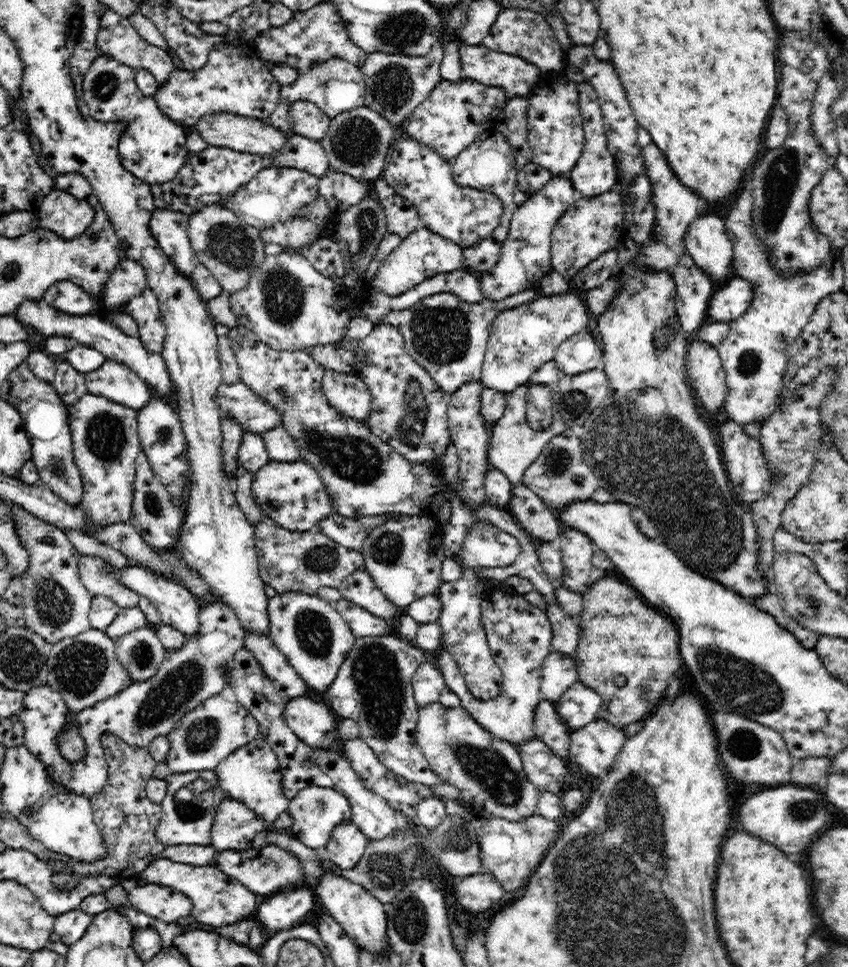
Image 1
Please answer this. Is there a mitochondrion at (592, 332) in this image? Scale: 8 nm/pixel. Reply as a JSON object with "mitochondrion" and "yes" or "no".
{"mitochondrion":"no"}

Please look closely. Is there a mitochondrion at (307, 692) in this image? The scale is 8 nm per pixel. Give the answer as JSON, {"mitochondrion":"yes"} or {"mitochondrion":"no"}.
{"mitochondrion":"no"}

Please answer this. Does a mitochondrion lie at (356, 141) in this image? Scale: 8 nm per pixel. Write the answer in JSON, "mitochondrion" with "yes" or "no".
{"mitochondrion":"yes"}

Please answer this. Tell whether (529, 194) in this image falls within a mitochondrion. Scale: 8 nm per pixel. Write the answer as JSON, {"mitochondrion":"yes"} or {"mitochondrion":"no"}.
{"mitochondrion":"no"}

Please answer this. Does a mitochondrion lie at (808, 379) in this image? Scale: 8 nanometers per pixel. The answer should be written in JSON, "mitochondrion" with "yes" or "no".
{"mitochondrion":"no"}

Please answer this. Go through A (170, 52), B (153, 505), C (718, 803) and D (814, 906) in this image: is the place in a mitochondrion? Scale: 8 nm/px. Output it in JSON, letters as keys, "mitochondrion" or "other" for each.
{"A":"other","B":"mitochondrion","C":"other","D":"other"}

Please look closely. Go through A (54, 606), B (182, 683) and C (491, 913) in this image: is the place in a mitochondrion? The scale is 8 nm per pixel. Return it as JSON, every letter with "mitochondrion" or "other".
{"A":"mitochondrion","B":"mitochondrion","C":"other"}

